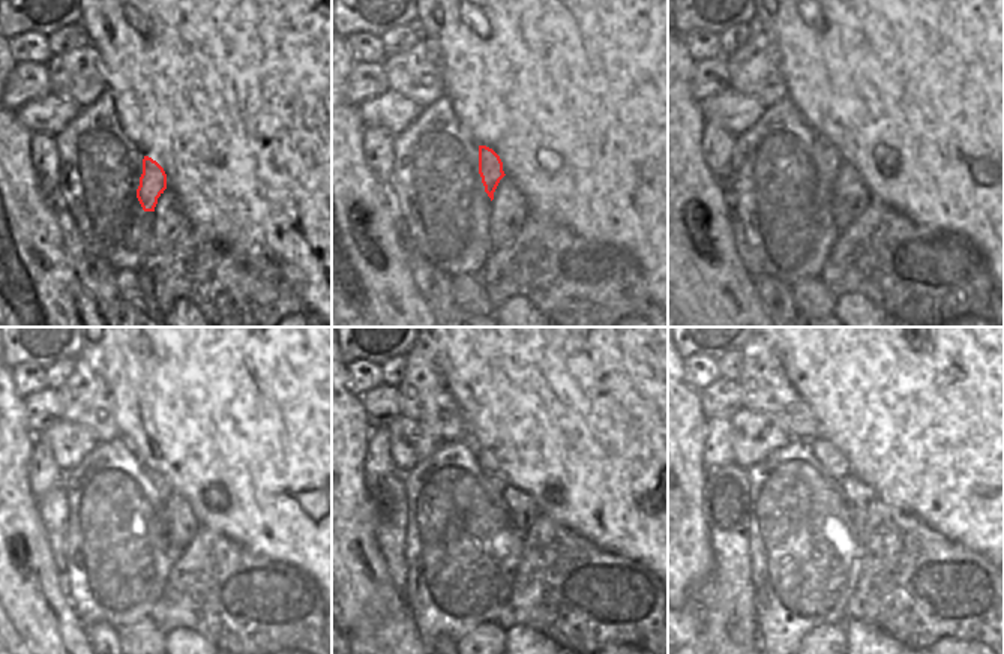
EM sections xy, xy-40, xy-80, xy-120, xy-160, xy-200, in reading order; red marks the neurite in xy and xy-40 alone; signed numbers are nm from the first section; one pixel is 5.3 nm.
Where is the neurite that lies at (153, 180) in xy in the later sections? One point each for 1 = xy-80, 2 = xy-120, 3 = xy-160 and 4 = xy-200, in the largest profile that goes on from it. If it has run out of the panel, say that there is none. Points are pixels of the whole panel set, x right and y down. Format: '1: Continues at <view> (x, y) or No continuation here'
1: Continues at xy-80 (829, 156)
2: Continues at xy-120 (162, 488)
3: Continues at xy-160 (492, 470)
4: Continues at xy-200 (836, 464).

